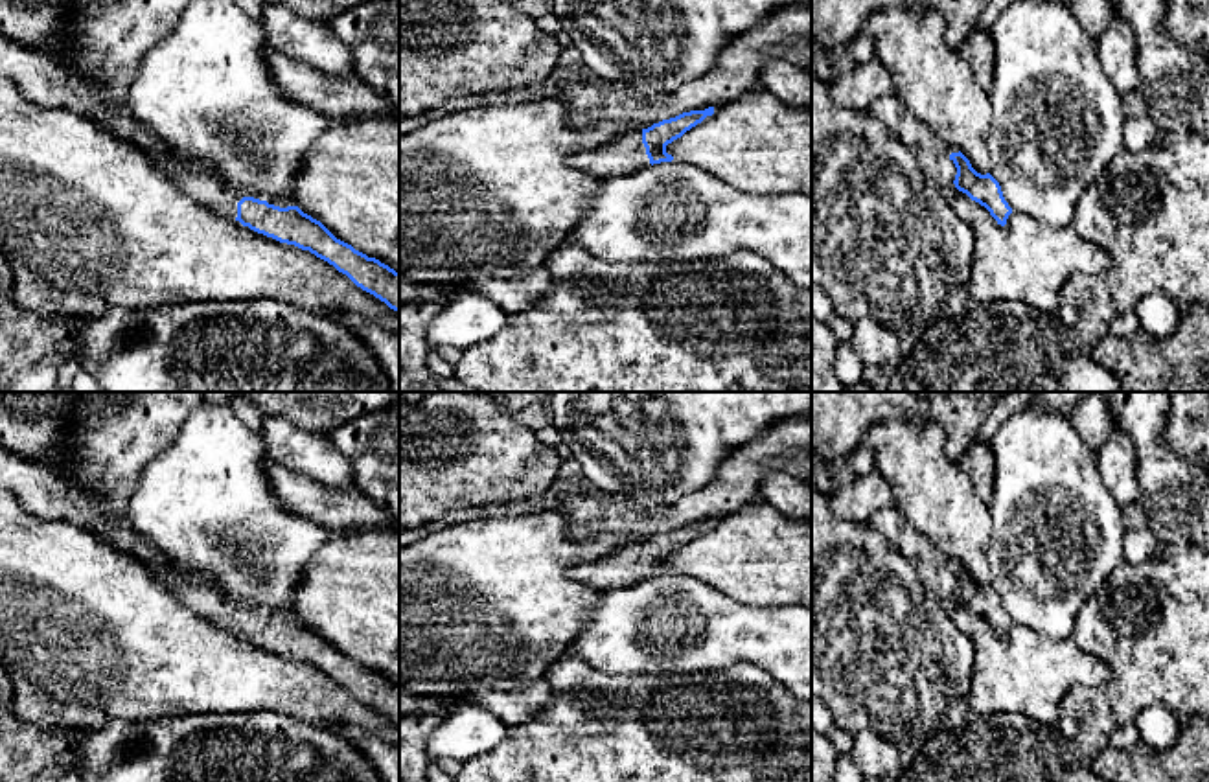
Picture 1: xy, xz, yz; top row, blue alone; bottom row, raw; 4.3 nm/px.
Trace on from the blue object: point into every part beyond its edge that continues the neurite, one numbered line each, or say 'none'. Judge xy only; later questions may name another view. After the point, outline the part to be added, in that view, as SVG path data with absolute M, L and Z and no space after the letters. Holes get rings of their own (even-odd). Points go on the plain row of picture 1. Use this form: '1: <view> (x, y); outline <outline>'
1: xy (46, 494); outline M0 445L0 488L7 489L35 517L68 521L98 530L114 545L138 556L180 602L215 624L236 631L243 611L212 583L195 583L164 563L127 523L127 517L105 517L96 512L96 495L81 488L53 466Z

